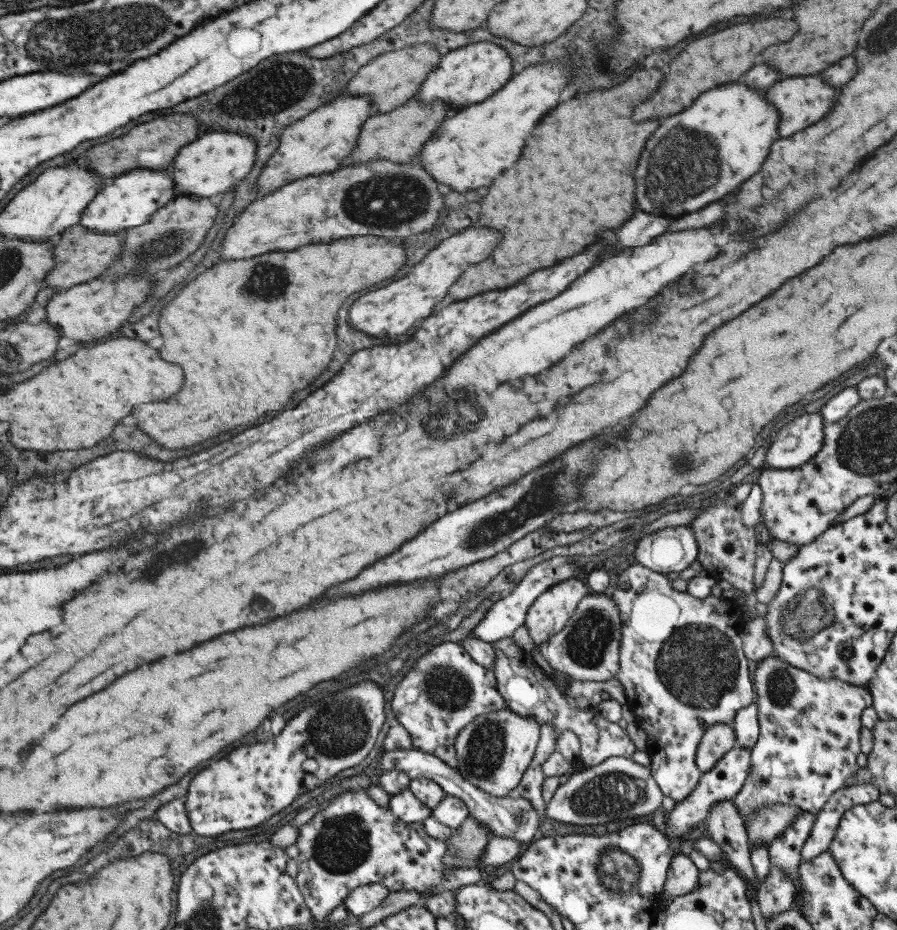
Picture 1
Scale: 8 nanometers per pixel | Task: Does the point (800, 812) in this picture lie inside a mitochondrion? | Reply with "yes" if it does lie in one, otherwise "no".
no

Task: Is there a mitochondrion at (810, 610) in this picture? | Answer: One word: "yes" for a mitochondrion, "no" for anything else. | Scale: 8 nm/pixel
yes

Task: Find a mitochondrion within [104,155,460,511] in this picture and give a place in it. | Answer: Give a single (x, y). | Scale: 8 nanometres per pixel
(390, 201)

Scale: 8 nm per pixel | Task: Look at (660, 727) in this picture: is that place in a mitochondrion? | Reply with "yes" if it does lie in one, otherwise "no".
no

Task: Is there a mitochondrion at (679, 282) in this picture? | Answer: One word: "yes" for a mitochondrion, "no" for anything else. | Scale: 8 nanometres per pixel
no

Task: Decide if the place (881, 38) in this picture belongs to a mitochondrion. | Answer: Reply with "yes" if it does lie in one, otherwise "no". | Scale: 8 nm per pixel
yes

